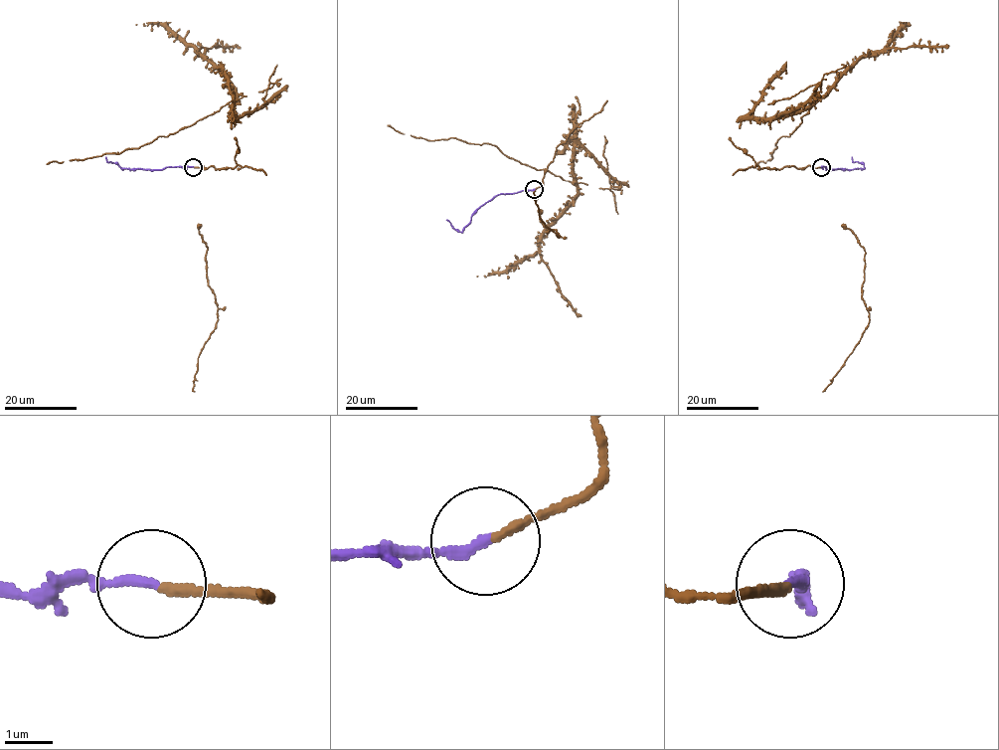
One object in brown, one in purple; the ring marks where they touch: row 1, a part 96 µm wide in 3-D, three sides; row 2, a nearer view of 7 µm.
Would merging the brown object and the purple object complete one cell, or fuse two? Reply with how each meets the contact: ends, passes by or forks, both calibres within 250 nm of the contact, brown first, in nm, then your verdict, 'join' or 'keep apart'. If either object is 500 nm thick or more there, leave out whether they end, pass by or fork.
brown ends; purple ends; calibres 180 and 220 nm; join

